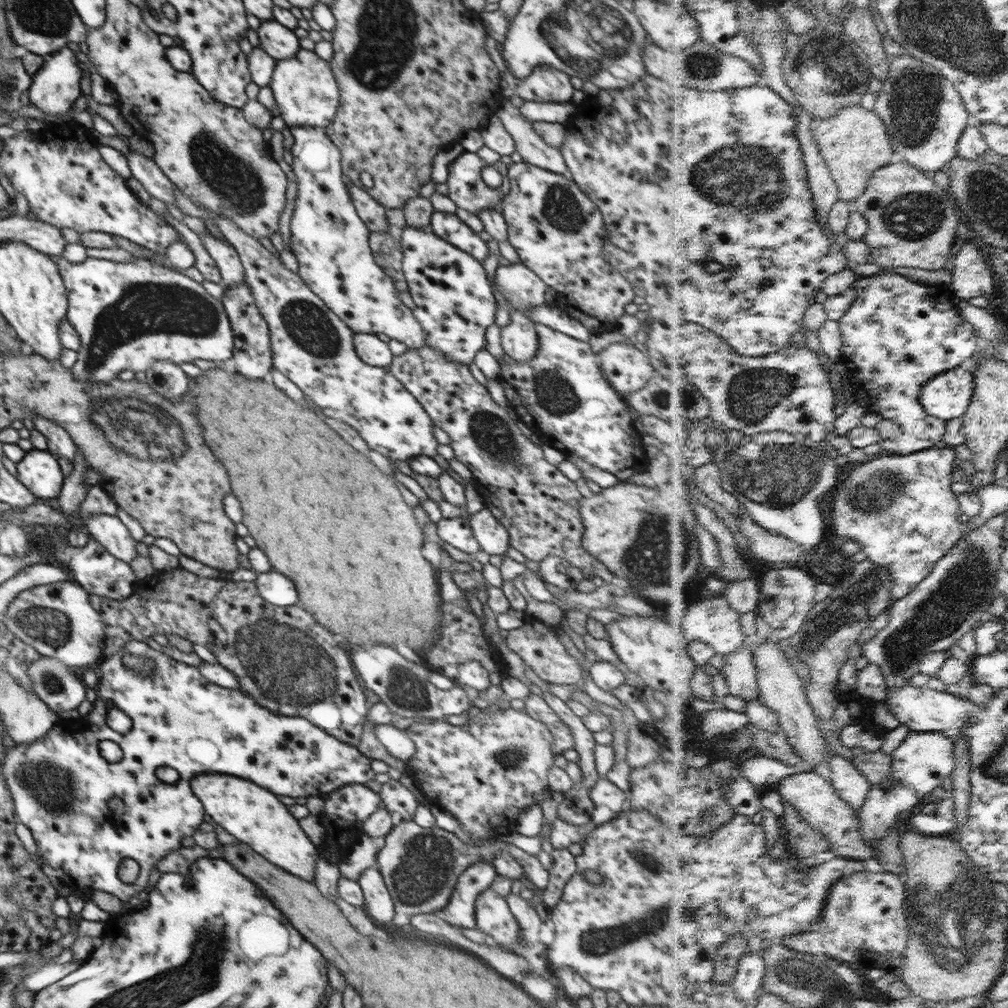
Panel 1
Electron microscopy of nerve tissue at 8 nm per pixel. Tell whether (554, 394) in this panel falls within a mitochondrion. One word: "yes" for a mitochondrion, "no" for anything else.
yes

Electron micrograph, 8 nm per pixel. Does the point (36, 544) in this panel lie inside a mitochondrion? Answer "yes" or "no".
no

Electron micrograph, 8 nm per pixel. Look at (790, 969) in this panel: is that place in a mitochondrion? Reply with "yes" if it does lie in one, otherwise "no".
yes

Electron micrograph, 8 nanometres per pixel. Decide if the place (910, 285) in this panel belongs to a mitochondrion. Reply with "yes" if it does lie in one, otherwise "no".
no

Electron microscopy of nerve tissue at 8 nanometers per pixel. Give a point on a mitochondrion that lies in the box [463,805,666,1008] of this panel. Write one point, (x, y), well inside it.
(646, 859)

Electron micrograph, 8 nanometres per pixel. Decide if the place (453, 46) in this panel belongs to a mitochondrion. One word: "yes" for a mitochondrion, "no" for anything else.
no

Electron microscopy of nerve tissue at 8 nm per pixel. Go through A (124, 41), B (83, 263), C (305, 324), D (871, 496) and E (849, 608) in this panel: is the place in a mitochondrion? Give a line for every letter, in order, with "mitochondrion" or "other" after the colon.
A: other
B: other
C: mitochondrion
D: mitochondrion
E: mitochondrion

